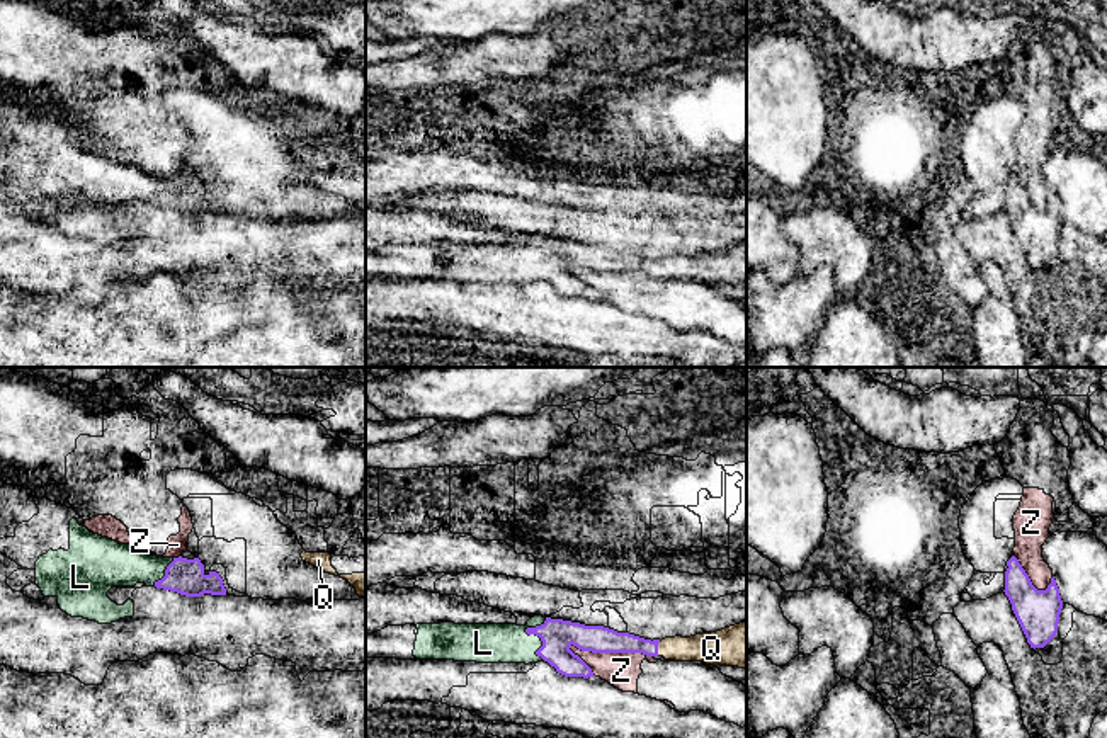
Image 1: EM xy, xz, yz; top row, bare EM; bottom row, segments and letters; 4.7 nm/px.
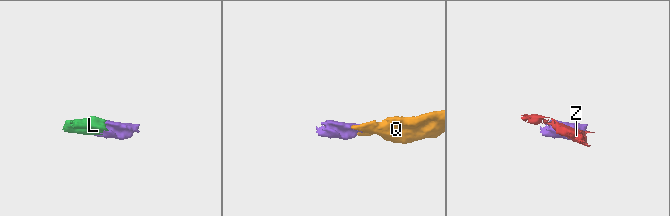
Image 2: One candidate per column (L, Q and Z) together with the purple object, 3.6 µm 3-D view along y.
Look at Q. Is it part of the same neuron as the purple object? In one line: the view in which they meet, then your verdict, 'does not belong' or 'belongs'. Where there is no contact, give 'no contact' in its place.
contact in xz; belongs

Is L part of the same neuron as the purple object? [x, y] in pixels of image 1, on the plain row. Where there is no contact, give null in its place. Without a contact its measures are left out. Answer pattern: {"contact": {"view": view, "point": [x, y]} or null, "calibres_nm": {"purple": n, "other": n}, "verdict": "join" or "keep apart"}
{"contact": {"view": "xz", "point": [534, 252]}, "calibres_nm": {"purple": 160, "other": 190}, "verdict": "join"}

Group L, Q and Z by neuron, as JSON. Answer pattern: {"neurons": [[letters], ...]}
{"neurons": [["L", "Q"], ["Z"]]}

